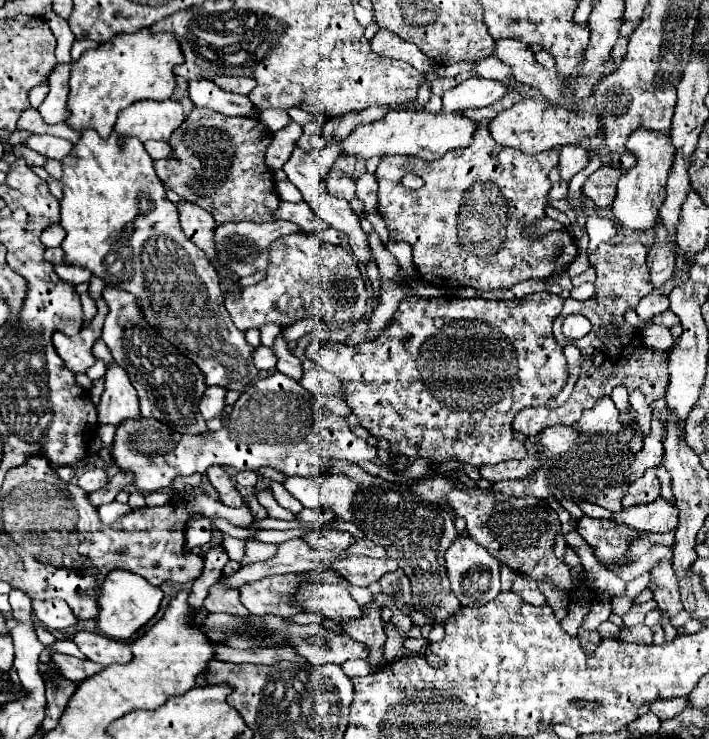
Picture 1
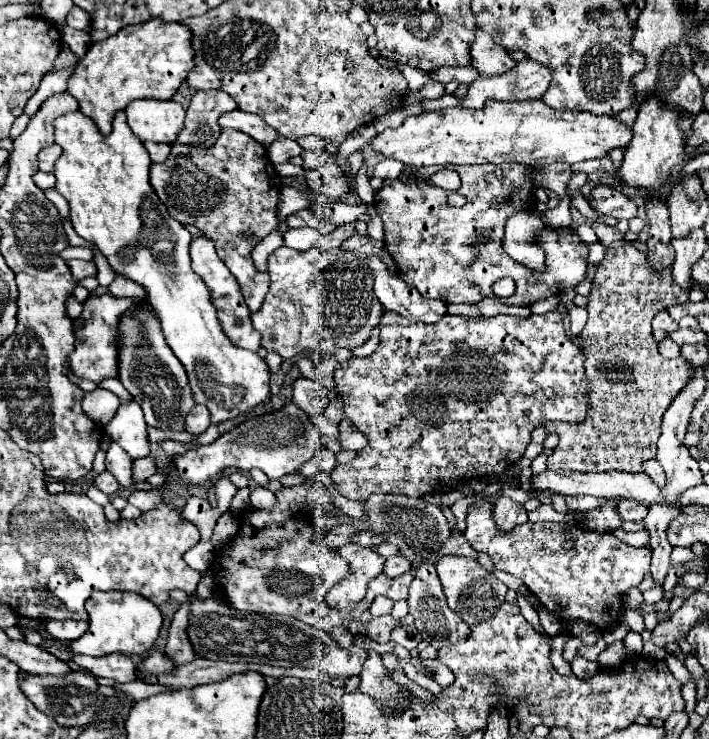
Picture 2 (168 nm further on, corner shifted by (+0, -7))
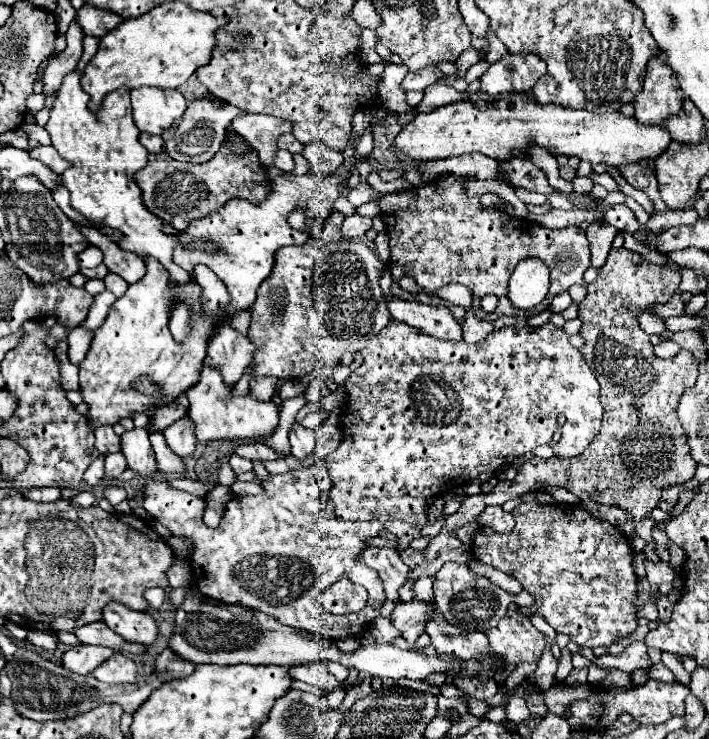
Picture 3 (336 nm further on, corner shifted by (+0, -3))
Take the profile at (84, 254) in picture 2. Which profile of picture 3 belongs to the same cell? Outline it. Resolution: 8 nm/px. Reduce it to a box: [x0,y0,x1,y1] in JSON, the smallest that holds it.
[78,245,102,267]

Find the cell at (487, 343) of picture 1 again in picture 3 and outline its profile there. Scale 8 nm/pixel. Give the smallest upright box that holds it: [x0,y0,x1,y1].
[326,319,602,529]

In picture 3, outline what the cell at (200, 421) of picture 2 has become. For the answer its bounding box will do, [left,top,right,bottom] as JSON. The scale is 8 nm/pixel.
[164,417,196,459]

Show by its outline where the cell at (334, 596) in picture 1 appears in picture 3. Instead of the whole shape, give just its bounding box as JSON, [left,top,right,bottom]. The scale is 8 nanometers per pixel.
[392,599,434,647]

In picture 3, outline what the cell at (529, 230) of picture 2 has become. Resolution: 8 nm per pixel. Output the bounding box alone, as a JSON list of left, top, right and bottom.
[508,259,548,309]

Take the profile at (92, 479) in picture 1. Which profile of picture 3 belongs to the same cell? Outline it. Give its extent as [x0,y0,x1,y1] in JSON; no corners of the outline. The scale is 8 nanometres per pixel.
[106,453,126,477]

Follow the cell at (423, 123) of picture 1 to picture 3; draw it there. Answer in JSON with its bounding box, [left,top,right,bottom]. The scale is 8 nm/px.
[396,93,670,165]

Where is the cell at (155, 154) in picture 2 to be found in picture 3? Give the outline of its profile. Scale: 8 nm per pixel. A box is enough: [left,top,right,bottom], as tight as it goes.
[140,133,164,153]

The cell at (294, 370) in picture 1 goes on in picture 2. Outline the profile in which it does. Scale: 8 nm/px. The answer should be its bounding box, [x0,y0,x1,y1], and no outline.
[292,377,328,417]

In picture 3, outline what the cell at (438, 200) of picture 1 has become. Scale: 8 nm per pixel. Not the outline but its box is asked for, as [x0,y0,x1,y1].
[378,175,590,323]

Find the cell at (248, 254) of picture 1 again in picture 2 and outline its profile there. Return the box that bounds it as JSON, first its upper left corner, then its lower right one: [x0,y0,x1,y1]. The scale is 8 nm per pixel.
[282,227,320,251]

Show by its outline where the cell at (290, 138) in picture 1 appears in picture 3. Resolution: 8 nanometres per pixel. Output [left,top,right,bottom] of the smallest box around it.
[276,133,304,154]

